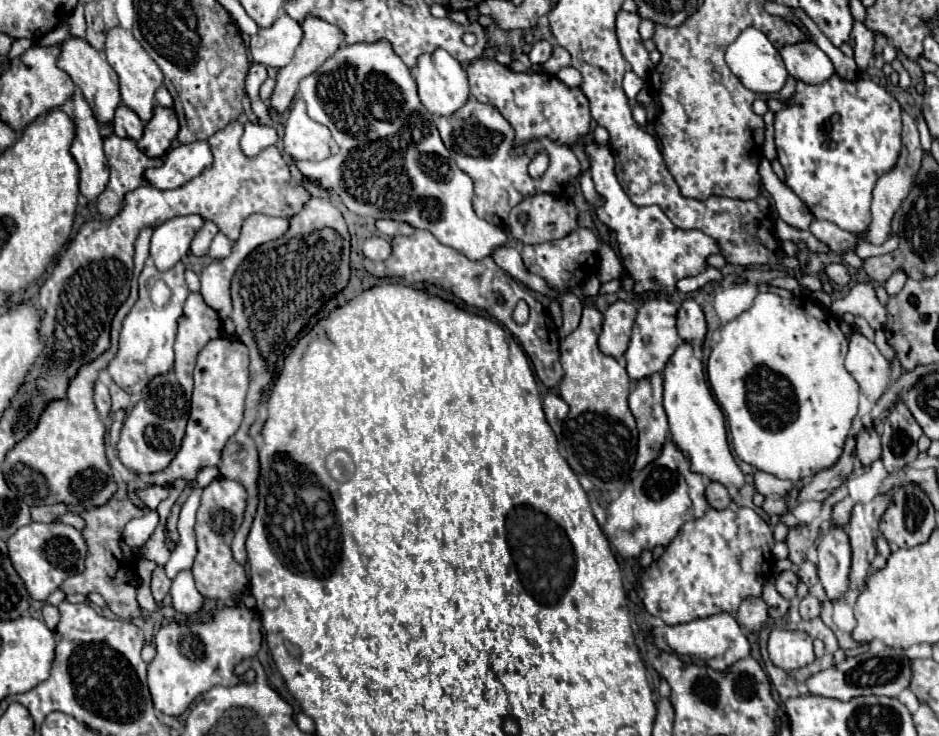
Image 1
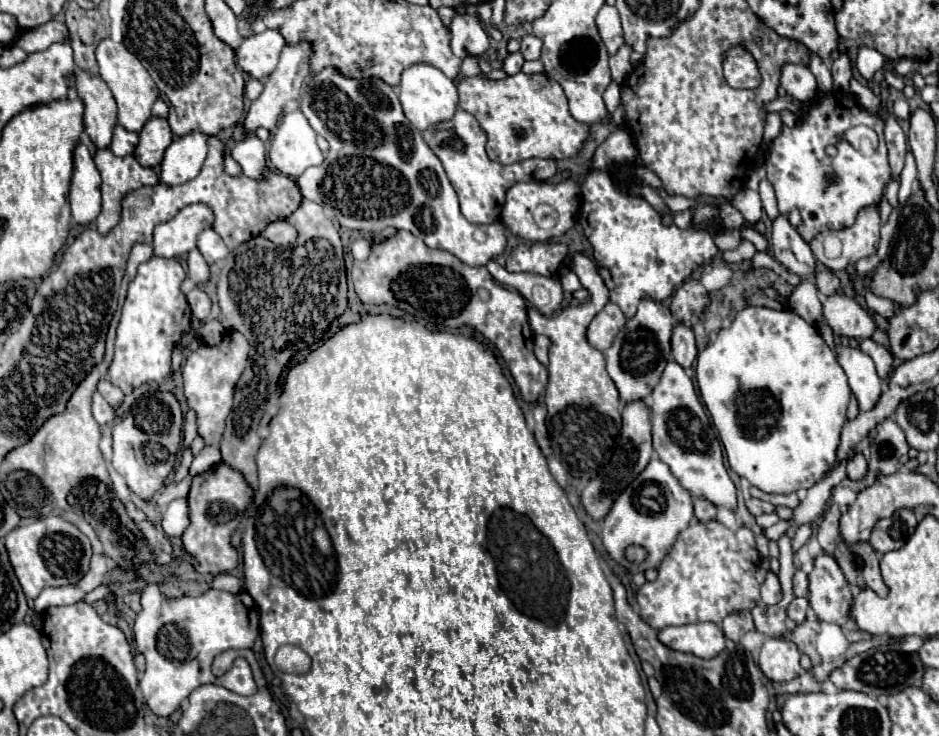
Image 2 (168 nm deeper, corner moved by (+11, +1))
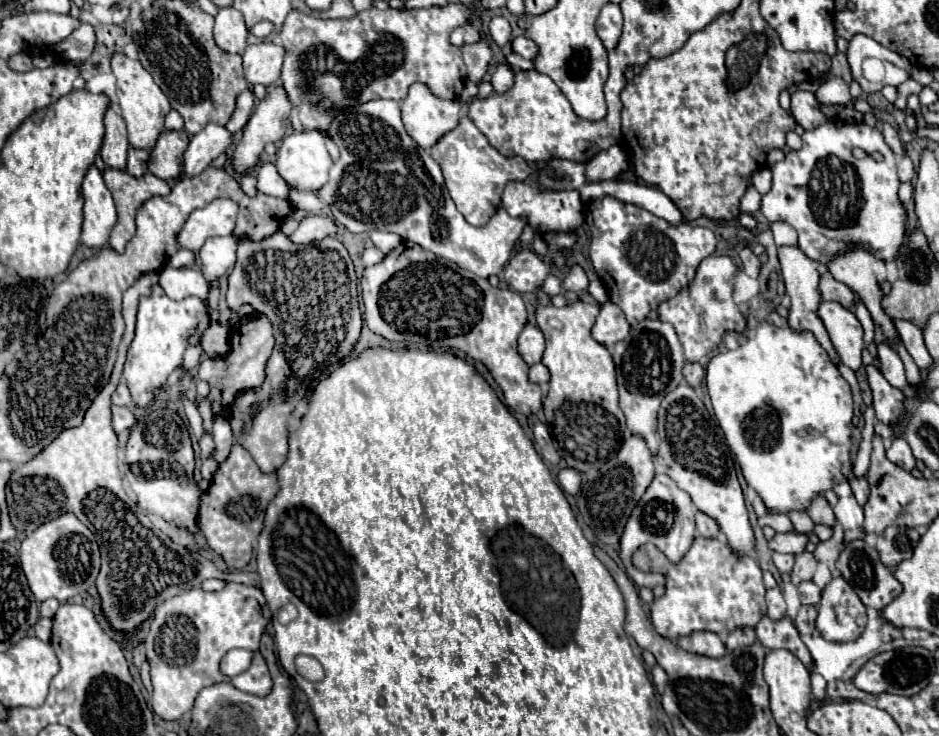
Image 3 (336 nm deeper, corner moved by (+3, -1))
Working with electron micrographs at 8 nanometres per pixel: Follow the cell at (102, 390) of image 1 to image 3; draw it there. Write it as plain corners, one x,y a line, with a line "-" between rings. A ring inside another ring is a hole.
112,405
112,425
114,425
116,433
120,433
124,429
130,429
134,423
136,423
136,419
134,419
134,415
128,407

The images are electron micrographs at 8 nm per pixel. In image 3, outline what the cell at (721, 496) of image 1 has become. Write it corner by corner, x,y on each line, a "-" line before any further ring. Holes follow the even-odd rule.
702,511
696,513
696,529
698,529
698,533
700,533
702,537
718,537
718,535
720,535
718,523
716,523
710,515
706,515
706,513
702,513

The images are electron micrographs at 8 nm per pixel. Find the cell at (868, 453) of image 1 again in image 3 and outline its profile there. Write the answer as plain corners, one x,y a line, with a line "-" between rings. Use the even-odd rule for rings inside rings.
852,475
848,481
850,481
850,487
854,491
854,497
858,499
860,505
864,505
866,499
868,499
868,479
866,477
854,477

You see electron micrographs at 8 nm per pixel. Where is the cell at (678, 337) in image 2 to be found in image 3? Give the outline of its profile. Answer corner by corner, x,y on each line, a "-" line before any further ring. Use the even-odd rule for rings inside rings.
686,363
684,365
684,377
688,381
690,387
700,387
702,385
702,379
704,379
704,369
700,363

